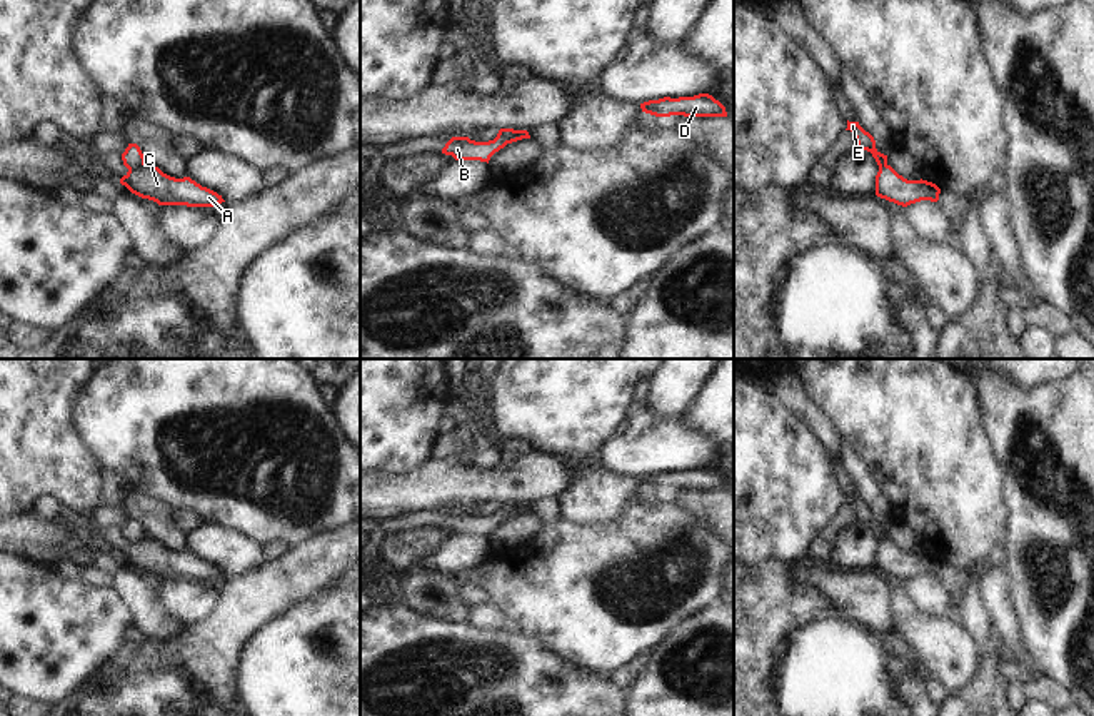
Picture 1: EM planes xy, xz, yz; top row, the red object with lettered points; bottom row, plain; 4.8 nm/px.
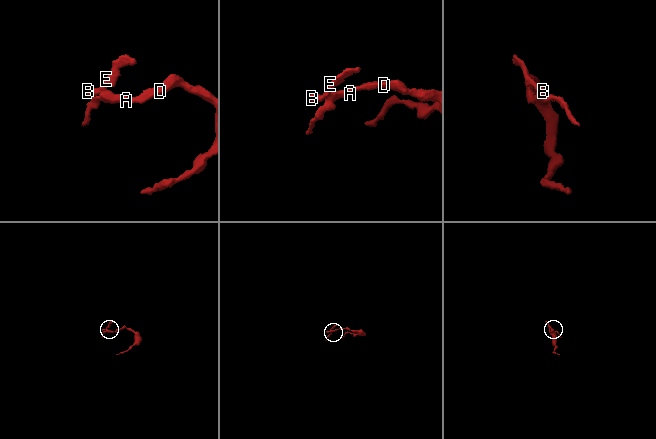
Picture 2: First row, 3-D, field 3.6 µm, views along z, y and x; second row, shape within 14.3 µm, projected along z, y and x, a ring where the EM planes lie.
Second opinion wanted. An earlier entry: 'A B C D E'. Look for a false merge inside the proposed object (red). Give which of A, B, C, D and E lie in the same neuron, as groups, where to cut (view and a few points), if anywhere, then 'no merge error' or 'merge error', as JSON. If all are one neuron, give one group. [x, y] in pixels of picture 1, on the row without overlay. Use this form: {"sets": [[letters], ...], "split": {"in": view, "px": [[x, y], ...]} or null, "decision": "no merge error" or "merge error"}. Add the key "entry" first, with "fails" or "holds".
{"entry": "fails", "sets": [["A", "C", "D"], ["B", "E"]], "split": {"in": "xy", "px": [[144, 536], [129, 544]]}, "decision": "merge error"}

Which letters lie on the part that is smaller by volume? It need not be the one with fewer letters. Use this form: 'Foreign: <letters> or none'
Foreign: B, E

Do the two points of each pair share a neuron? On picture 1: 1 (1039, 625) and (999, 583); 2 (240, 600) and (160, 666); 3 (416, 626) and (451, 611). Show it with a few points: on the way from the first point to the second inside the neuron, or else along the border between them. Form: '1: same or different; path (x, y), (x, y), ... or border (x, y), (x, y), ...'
1: different; border (1006, 573), (1019, 631)
2: same; path (224, 621), (182, 663)
3: different; border (404, 605), (442, 620), (466, 621)

